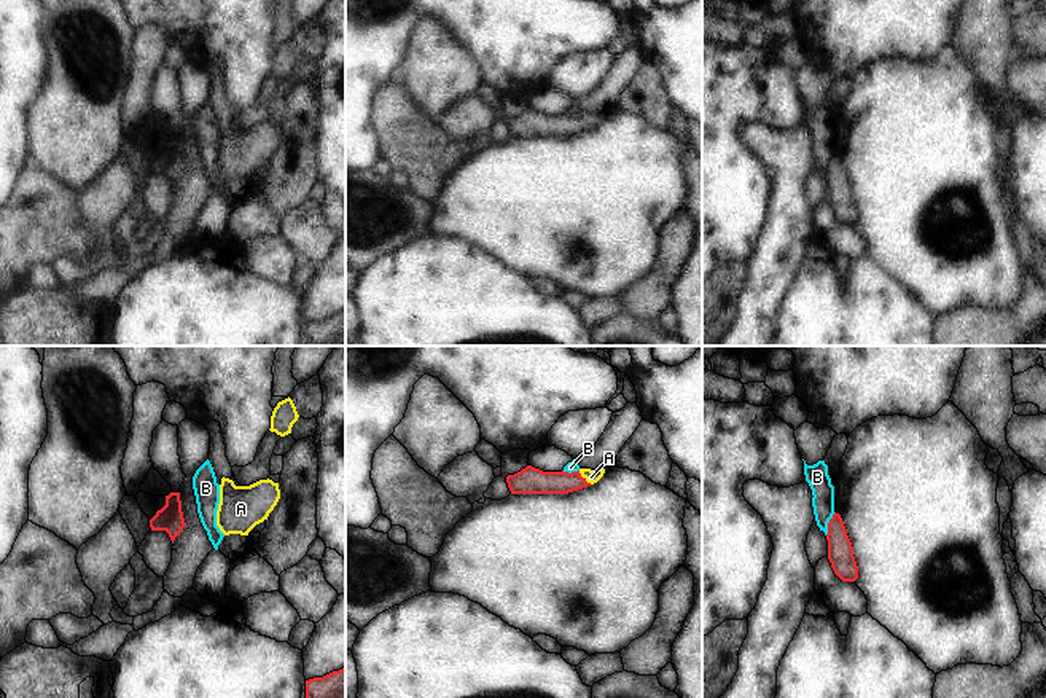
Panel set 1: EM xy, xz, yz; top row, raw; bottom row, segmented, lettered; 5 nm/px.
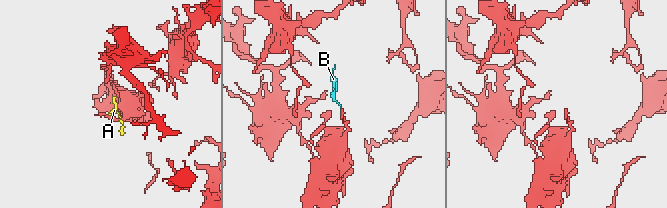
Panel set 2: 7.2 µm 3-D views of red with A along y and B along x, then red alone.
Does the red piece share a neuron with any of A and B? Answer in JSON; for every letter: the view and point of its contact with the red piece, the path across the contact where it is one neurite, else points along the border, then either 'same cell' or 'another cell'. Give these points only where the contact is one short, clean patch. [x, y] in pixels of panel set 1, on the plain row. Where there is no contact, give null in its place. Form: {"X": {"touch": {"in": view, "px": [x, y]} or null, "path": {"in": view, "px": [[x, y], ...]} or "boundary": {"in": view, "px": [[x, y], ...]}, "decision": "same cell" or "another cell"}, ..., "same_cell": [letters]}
{"A": {"touch": {"in": "xz", "px": [585, 121]}, "path": {"in": "xz", "px": [[535, 125], [573, 125], [585, 121], [591, 120]]}, "decision": "same cell"}, "B": {"touch": {"in": "yz", "px": [828, 166]}, "boundary": {"in": "yz", "px": [[835, 155], [825, 177]]}, "decision": "another cell"}, "same_cell": ["A"]}

